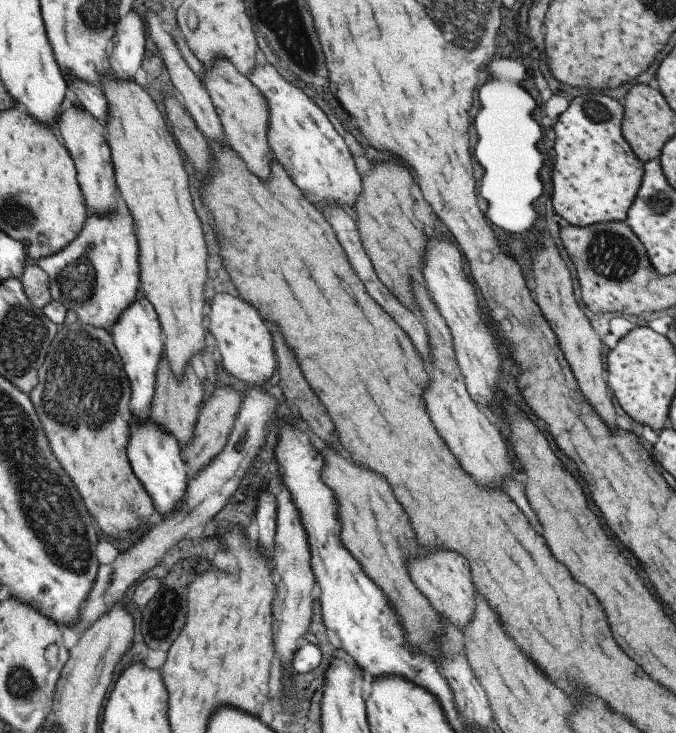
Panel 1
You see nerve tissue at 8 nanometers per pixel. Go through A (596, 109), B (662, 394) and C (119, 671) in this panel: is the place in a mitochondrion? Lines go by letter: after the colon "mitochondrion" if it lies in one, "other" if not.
A: mitochondrion
B: other
C: other

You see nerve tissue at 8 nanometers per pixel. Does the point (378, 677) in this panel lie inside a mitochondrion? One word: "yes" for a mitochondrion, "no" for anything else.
no

